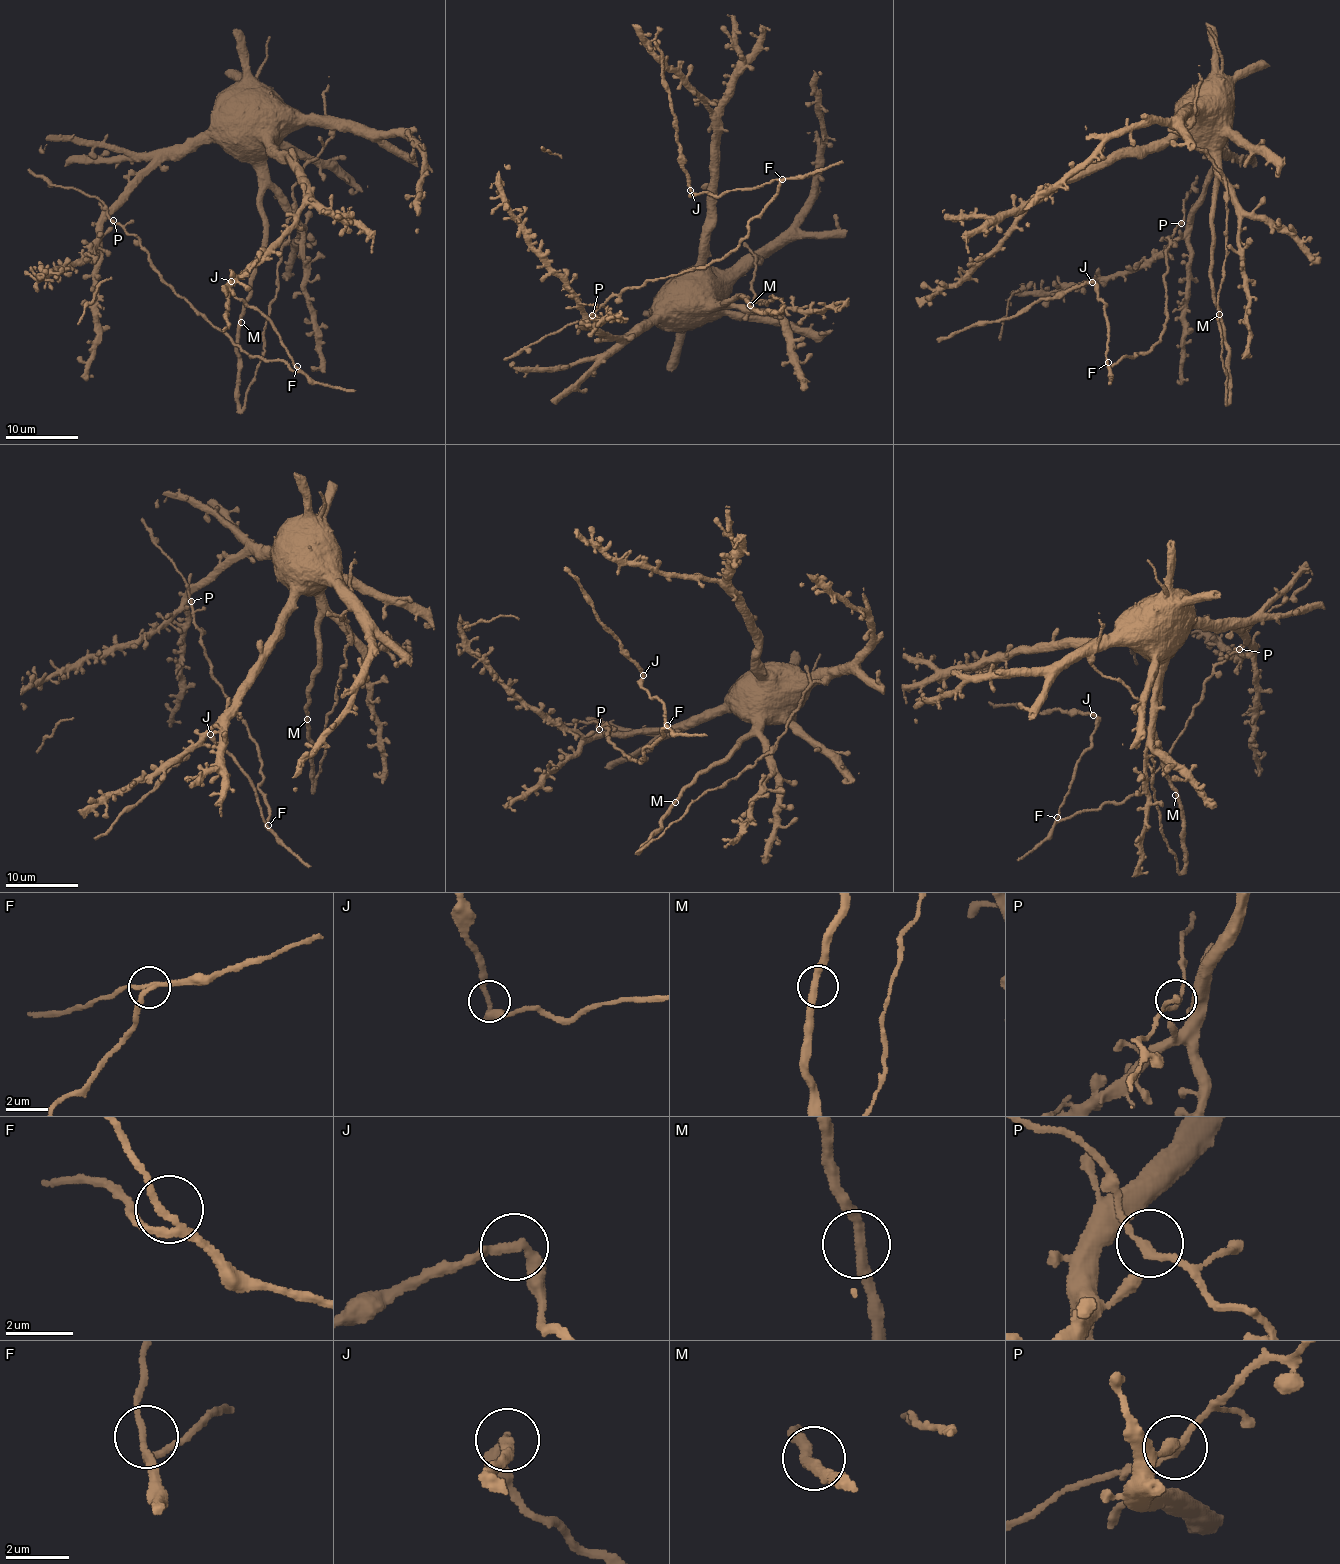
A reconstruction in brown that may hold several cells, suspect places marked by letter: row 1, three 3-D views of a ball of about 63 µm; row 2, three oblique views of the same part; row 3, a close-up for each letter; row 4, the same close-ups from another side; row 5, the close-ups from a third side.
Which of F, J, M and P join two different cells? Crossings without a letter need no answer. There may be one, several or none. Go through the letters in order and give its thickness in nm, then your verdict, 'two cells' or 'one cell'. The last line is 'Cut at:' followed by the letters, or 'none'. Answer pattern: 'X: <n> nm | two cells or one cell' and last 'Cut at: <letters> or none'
F: 200 nm | one cell
J: 280 nm | two cells
M: 320 nm | one cell
P: 180 nm | one cell
Cut at: J

